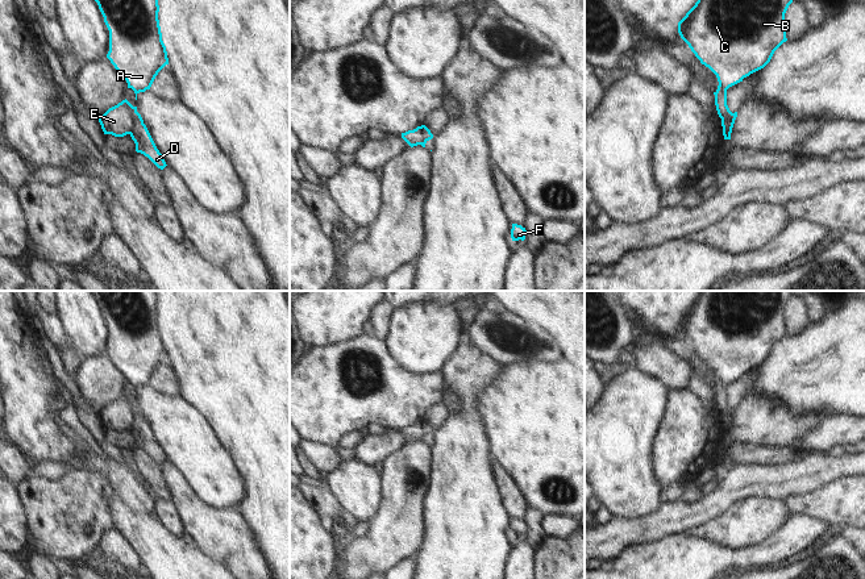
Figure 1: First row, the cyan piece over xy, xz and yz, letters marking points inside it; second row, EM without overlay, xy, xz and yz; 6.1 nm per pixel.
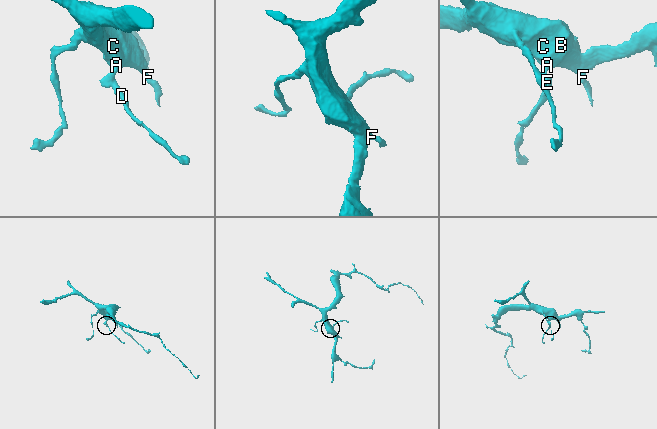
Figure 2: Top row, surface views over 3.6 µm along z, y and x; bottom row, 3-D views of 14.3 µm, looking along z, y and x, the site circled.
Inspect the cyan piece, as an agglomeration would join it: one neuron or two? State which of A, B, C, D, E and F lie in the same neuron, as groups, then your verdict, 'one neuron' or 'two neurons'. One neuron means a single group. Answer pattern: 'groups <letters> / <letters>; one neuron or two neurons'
groups A B C E F / D; two neurons

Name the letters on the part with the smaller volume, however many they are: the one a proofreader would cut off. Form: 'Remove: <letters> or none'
Remove: D

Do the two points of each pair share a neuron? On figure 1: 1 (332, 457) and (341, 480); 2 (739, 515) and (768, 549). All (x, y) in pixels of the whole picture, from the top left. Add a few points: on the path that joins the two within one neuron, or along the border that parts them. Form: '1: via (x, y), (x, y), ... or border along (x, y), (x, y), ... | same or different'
1: border along (344, 462), (324, 475) | different
2: border along (785, 521), (765, 538), (755, 544), (731, 545) | different

